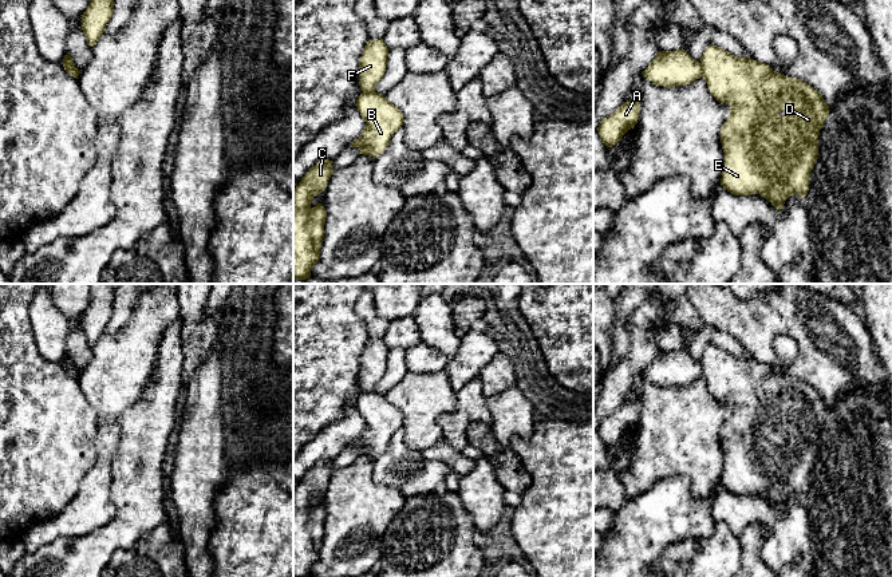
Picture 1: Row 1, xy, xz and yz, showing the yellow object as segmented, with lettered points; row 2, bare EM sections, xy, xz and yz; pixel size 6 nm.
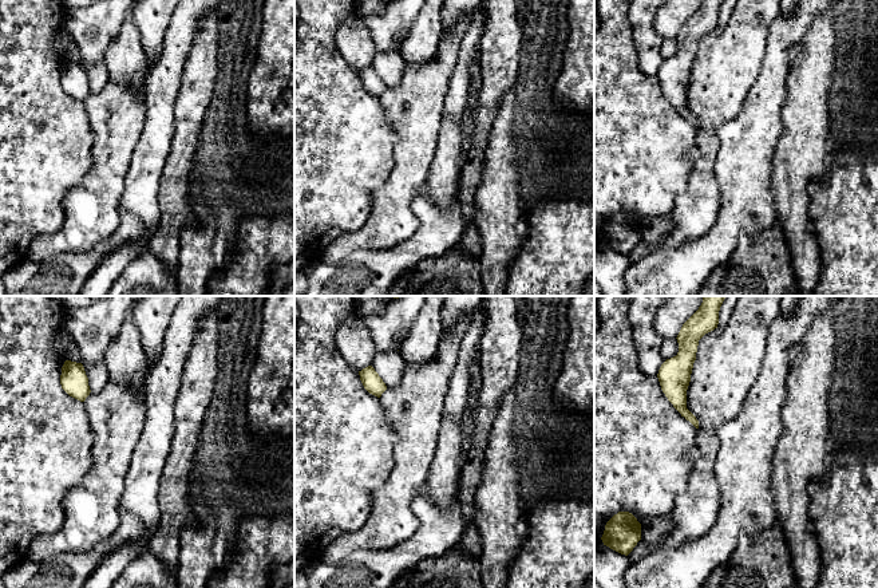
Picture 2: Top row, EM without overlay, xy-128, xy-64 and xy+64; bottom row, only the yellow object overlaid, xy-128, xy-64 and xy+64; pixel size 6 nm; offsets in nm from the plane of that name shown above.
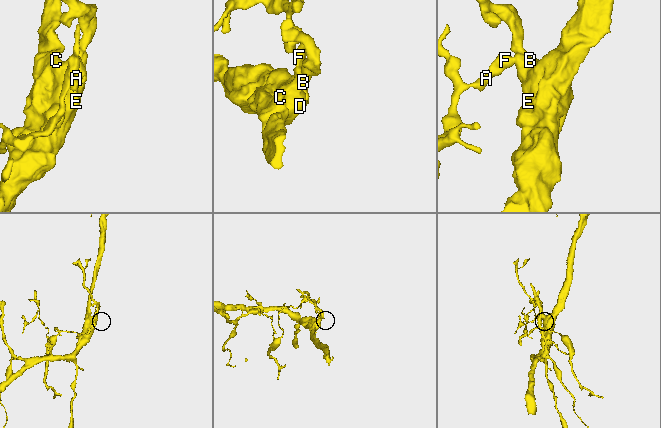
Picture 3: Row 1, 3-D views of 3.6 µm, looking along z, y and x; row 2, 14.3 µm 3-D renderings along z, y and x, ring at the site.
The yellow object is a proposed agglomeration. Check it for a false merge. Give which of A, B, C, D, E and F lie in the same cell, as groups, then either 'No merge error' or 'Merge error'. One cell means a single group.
Groups: A F / B C D E. Merge error

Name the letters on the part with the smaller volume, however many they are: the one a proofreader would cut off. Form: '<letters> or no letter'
A, F

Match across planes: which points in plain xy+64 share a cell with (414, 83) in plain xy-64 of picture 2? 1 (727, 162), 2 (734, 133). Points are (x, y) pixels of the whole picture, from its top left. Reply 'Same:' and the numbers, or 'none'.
Same: none

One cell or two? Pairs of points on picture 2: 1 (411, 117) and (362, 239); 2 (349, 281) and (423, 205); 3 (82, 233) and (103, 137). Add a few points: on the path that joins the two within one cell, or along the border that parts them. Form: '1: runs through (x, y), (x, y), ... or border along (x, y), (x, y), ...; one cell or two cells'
1: runs through (411, 148), (411, 170), (394, 197), (392, 208); one cell
2: runs through (375, 273), (396, 261), (424, 231); one cell
3: runs through (91, 209), (103, 185), (103, 161); one cell

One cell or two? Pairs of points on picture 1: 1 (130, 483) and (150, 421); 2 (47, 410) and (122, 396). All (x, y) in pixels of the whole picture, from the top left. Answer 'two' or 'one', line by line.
1: one
2: two

